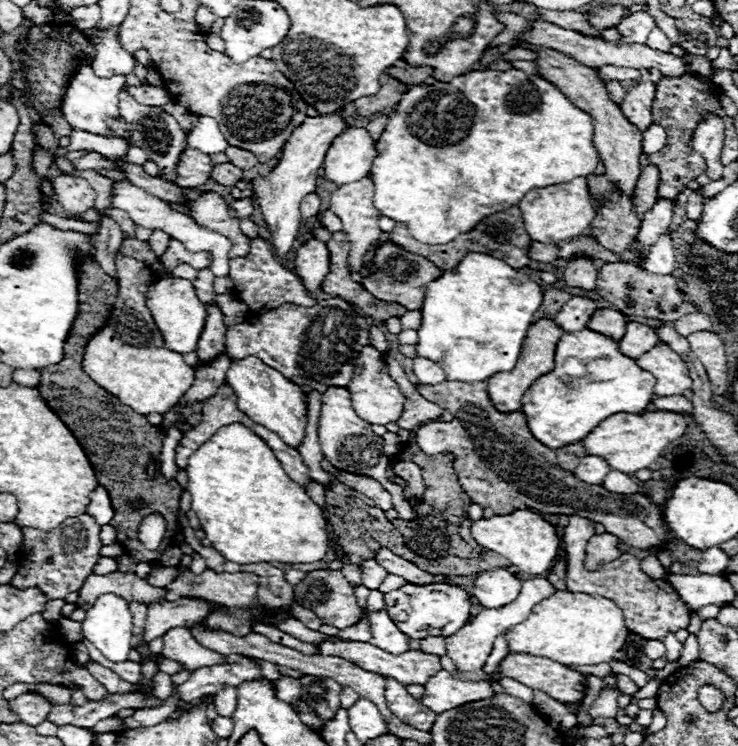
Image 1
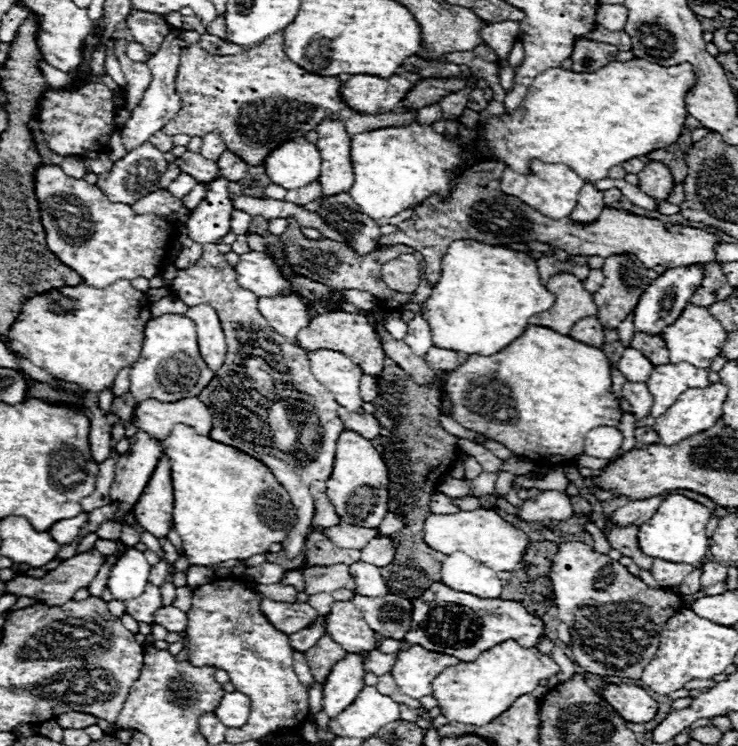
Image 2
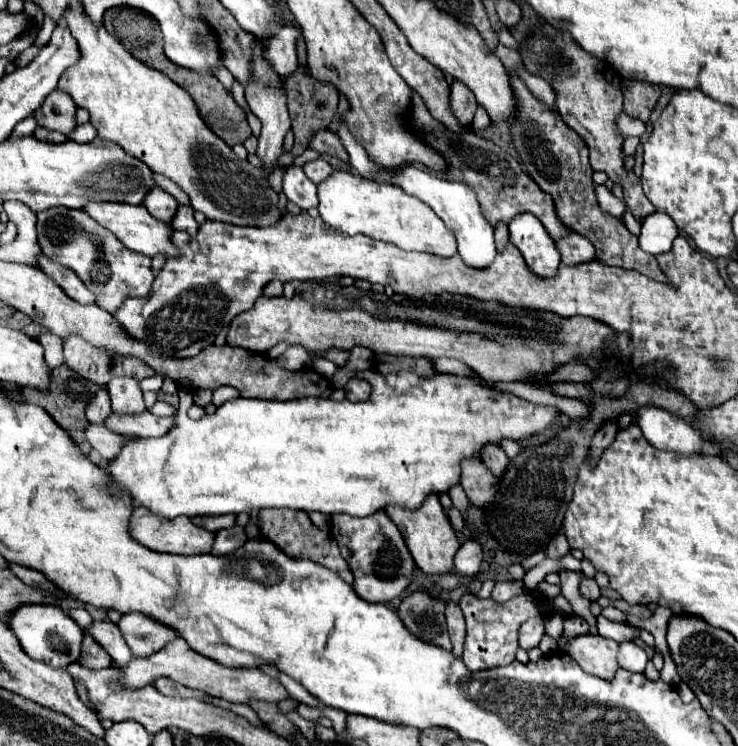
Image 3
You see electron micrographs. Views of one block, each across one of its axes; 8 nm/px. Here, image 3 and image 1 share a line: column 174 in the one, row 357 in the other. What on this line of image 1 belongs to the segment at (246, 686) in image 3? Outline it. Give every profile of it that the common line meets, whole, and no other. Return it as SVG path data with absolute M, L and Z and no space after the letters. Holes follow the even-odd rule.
M658 340L658 346L654 346L654 350L642 354L642 358L638 358L638 364L656 376L656 396L680 396L692 386L686 362L682 362L680 354L670 350L670 346L662 340Z

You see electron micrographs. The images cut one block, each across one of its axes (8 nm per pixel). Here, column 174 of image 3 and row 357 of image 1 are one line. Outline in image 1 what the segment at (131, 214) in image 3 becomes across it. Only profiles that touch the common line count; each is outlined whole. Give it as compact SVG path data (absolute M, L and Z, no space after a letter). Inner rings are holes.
M254 356L232 362L226 374L226 384L234 386L234 392L238 396L238 408L242 412L246 412L254 422L276 432L288 446L300 448L306 436L306 424L308 424L308 416L306 416L308 402L300 386L294 386L294 382L290 382L278 370L266 366L262 360Z

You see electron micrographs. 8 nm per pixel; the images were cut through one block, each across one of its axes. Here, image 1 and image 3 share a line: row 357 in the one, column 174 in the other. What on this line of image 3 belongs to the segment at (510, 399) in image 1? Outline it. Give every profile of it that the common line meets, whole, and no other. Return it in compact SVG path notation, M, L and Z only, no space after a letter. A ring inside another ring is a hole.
M136 506L130 518L130 534L142 546L168 552L168 554L204 554L212 548L212 538L204 528L194 526L188 518L174 518L172 522L160 522L160 518L152 518L148 510Z

